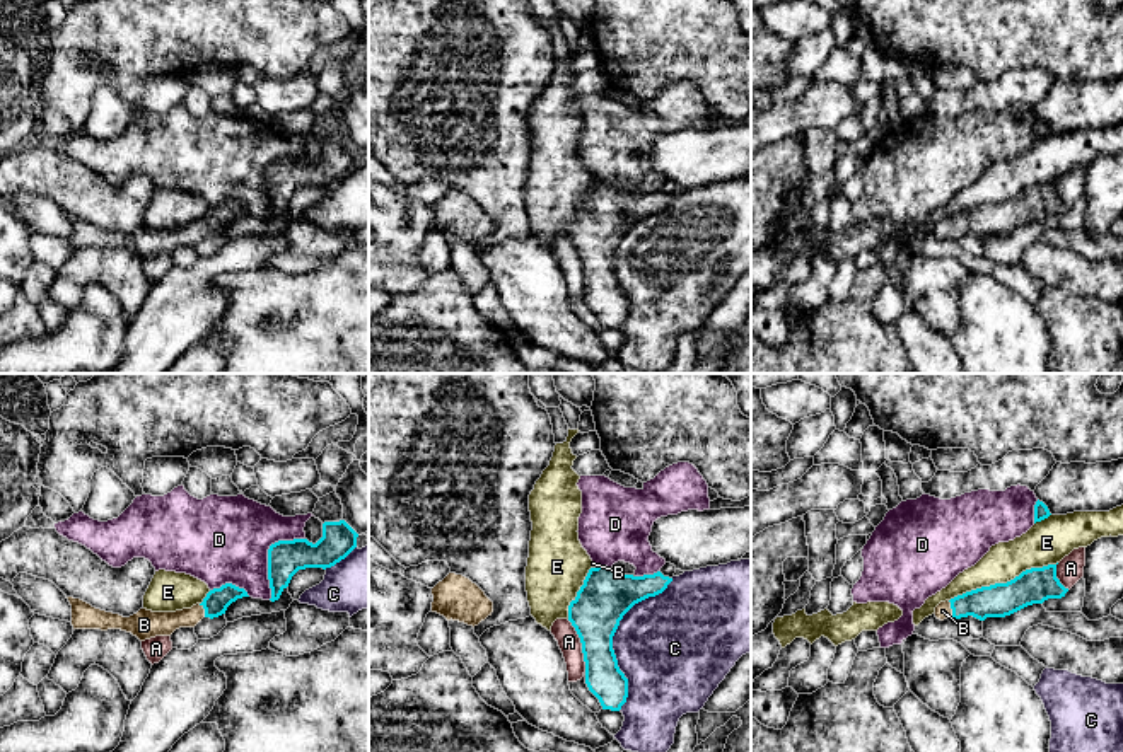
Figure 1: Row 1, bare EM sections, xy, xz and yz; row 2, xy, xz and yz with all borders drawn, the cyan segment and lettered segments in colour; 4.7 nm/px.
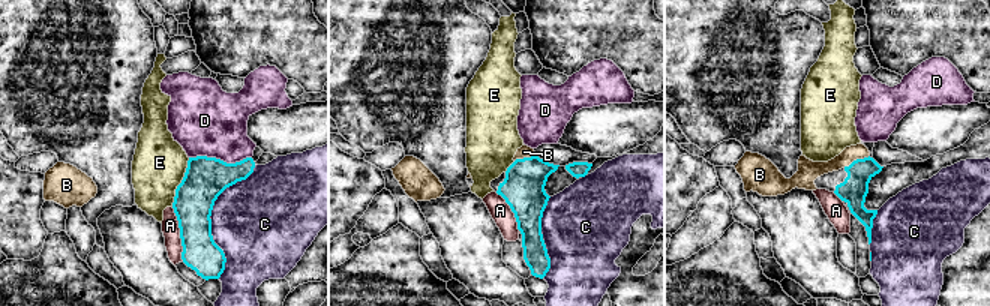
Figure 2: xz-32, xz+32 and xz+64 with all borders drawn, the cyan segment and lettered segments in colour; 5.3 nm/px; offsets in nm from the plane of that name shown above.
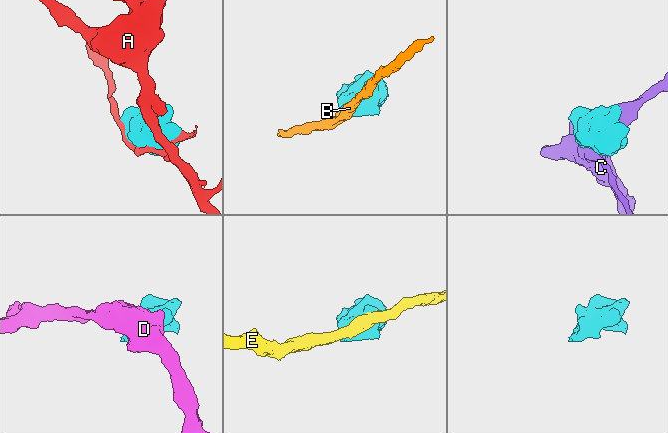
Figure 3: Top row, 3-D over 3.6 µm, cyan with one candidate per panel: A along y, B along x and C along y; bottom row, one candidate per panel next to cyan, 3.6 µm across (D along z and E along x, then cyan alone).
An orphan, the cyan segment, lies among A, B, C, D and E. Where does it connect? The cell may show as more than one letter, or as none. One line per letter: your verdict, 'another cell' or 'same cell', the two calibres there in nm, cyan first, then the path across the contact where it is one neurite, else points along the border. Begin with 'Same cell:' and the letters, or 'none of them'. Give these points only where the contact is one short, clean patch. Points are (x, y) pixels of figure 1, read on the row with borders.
Same cell: B
A: another cell; calibres 240 and 110 nm
B: same cell; calibres 160 and 80 nm; way yz (1002, 599), (951, 607), (942, 611)
C: another cell; calibres 240 and 460 nm
D: another cell; calibres 170 and 420 nm
E: another cell; calibres 170 and 190 nm

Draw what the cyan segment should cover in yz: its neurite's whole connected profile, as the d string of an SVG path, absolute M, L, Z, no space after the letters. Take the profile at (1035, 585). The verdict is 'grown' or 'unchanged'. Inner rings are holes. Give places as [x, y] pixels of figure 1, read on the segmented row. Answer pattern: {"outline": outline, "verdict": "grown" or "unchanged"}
{"outline": "M1056 564L1031 568L1007 583L981 587L935 607L935 617L944 621L973 616L980 621L986 617L1005 617L1027 605L1043 604L1048 599L1062 599L1065 588L1056 578Z", "verdict": "grown"}

